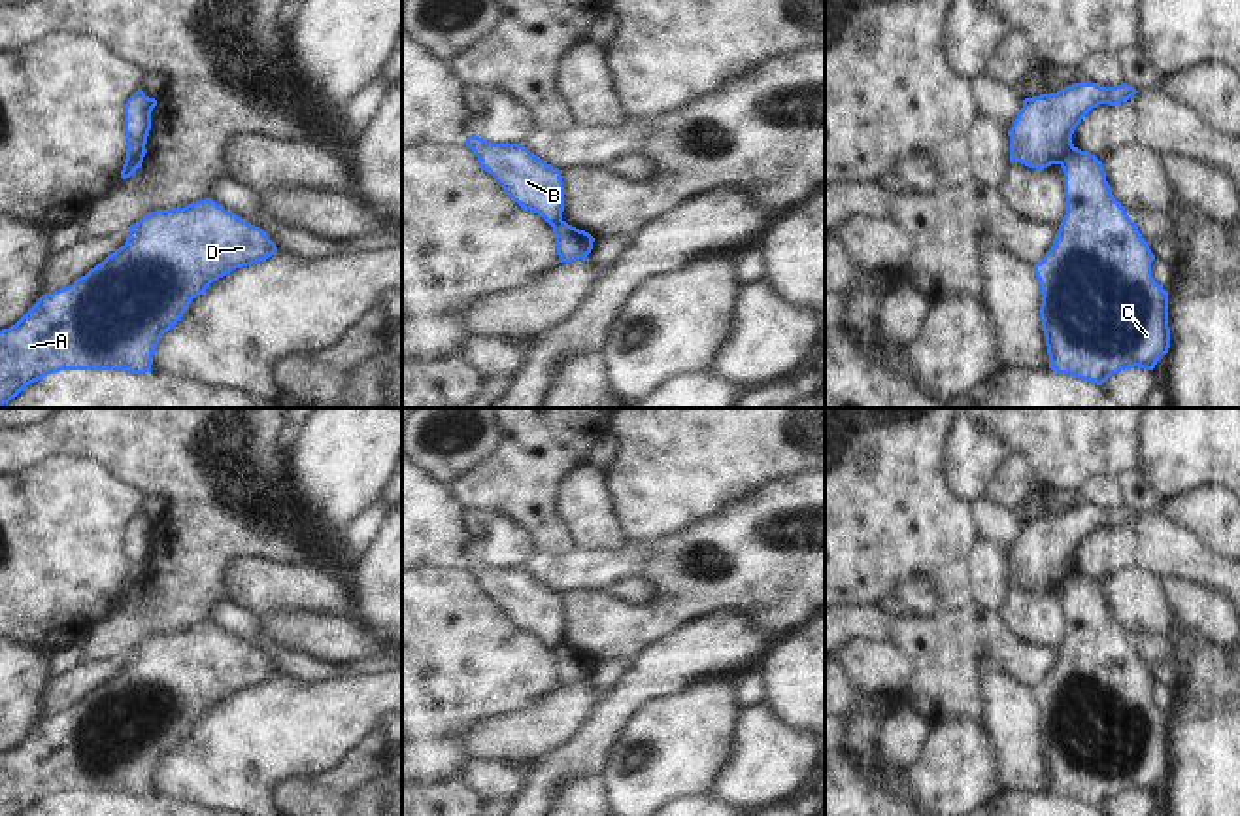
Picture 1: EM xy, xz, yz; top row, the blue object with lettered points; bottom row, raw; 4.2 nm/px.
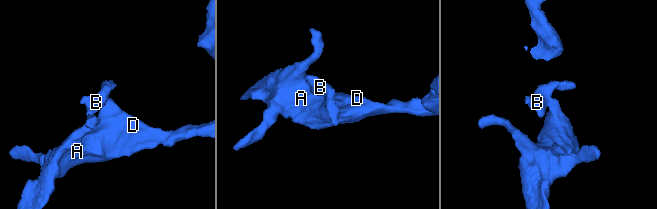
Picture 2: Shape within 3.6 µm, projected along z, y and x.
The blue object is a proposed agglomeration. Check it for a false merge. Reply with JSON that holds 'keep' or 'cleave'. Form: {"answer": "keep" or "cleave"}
{"answer": "cleave"}

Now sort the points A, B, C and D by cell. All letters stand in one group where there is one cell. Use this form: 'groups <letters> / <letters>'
groups A C D / B

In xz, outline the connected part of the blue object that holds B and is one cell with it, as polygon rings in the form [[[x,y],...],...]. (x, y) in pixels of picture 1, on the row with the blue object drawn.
[[[476,134],[468,136],[464,144],[474,151],[479,166],[523,210],[538,213],[549,225],[562,221],[564,185],[559,168],[553,168],[519,144],[496,144]]]

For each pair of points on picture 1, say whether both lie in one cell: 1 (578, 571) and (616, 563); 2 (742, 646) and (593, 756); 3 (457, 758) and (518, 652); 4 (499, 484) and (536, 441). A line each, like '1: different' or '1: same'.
1: same
2: same
3: same
4: same

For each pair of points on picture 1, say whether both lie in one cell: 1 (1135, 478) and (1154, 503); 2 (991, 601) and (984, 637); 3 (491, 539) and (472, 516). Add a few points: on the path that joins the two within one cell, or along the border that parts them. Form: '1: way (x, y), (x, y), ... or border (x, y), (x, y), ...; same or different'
1: way (1139, 484), (1148, 497); same
2: border (972, 601), (995, 612); different
3: way (489, 533), (478, 522); same

